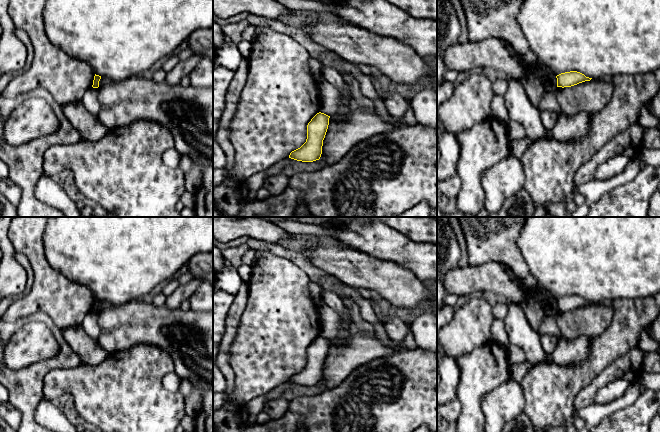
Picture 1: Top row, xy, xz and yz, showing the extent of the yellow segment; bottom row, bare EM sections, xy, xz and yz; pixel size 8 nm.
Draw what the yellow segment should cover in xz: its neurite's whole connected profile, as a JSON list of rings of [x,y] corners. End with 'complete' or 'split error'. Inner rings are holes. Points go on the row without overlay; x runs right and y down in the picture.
[[[317,337],[307,349],[306,366],[298,373],[292,375],[289,382],[313,386],[319,384],[322,378],[323,364],[325,362],[330,340],[324,337]]]; complete

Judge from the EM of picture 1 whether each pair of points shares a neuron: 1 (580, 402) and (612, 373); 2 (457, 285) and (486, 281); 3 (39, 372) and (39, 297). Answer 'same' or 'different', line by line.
1: same
2: same
3: different

